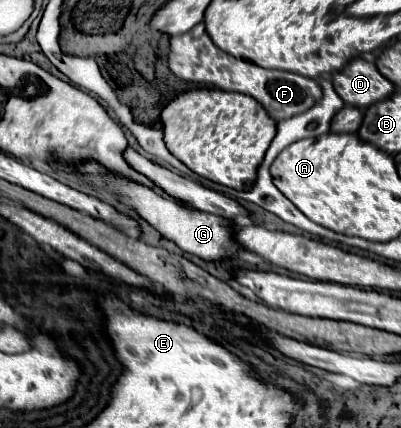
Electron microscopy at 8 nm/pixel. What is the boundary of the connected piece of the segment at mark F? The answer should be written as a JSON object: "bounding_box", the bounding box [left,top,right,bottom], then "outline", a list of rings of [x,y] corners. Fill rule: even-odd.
{"bounding_box":[168,24,322,120],"outline":[[[196,24],[186,34],[170,38],[170,54],[168,54],[168,66],[174,76],[186,82],[198,82],[198,84],[212,84],[222,90],[232,90],[240,94],[248,94],[256,98],[264,106],[264,110],[274,120],[284,120],[296,114],[302,114],[310,106],[314,106],[322,98],[322,88],[316,80],[294,74],[294,72],[282,72],[282,70],[266,70],[252,62],[234,58],[220,48],[214,46],[210,36],[204,30],[204,24]]]}

